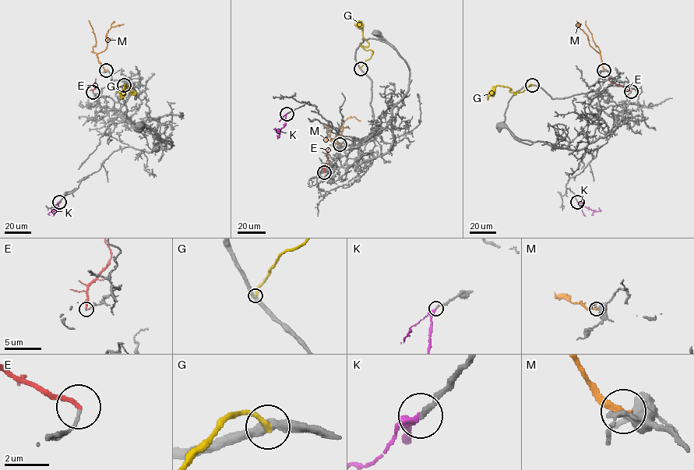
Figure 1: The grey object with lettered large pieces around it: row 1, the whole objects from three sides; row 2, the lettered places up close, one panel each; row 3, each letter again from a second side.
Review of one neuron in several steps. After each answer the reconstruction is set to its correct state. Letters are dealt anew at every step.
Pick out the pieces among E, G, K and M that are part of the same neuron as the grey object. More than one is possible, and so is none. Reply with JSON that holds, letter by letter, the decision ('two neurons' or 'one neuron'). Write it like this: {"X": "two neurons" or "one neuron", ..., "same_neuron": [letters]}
{"E": "two neurons", "G": "two neurons", "K": "one neuron", "M": "two neurons", "same_neuron": ["K"]}

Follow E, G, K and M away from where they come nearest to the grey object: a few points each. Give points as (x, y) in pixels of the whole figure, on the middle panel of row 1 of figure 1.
E: (324, 172), (329, 163), (326, 157), (329, 148)
G: (361, 68), (372, 51), (365, 50), (360, 45), (368, 45), (363, 36), (362, 24), (358, 21)
K: (287, 113), (285, 125), (278, 132), (279, 136), (276, 136)
M: (339, 144), (331, 140), (341, 132), (345, 120), (354, 117), (360, 121)

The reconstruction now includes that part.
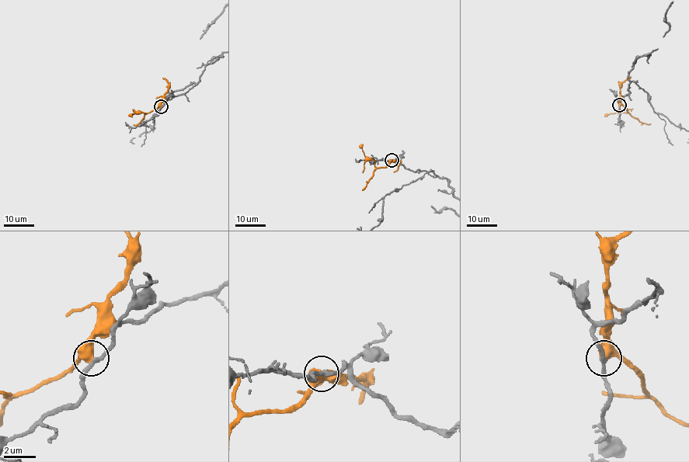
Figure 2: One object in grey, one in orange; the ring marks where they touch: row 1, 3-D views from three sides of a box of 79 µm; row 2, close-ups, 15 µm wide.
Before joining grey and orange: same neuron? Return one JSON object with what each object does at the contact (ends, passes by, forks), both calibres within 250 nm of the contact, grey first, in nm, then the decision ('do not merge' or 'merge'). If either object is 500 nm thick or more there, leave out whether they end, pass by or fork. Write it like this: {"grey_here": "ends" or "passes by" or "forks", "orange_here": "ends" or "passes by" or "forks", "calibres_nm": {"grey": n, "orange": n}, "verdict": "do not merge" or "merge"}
{"grey_here": "passes by", "orange_here": "passes by", "calibres_nm": {"grey": 240, "orange": 460}, "verdict": "merge"}

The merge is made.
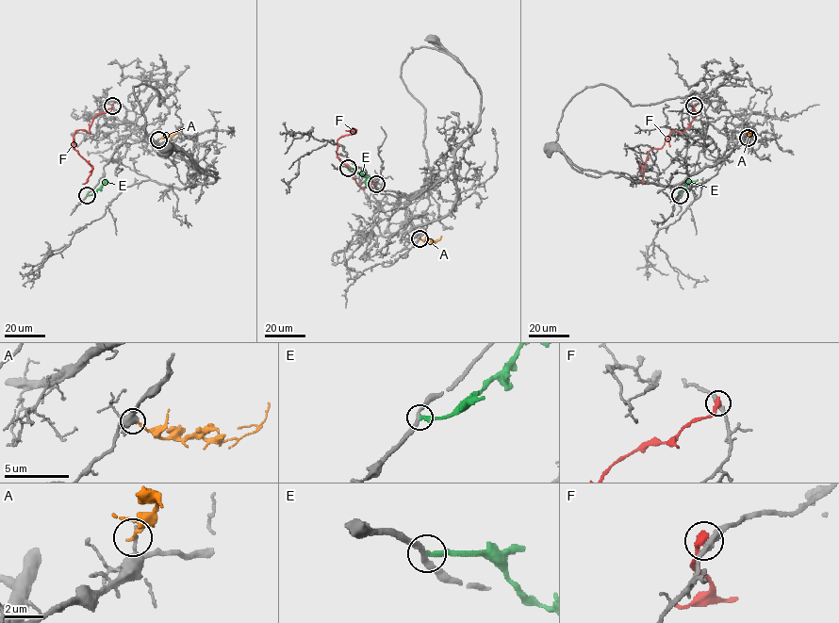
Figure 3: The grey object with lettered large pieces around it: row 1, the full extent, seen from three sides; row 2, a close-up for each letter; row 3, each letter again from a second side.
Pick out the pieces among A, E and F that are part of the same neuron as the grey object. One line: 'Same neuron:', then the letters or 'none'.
Same neuron: none

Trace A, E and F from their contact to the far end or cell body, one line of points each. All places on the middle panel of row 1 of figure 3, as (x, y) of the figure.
A: (419, 238), (436, 241), (441, 236)
E: (348, 168), (353, 168), (367, 177), (366, 187)
F: (376, 184), (360, 188), (353, 178), (353, 169), (337, 156), (337, 140), (355, 131), (346, 130)

